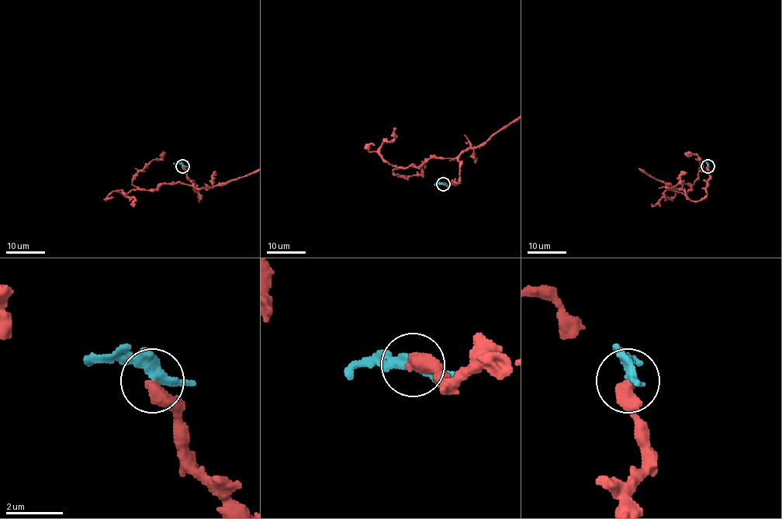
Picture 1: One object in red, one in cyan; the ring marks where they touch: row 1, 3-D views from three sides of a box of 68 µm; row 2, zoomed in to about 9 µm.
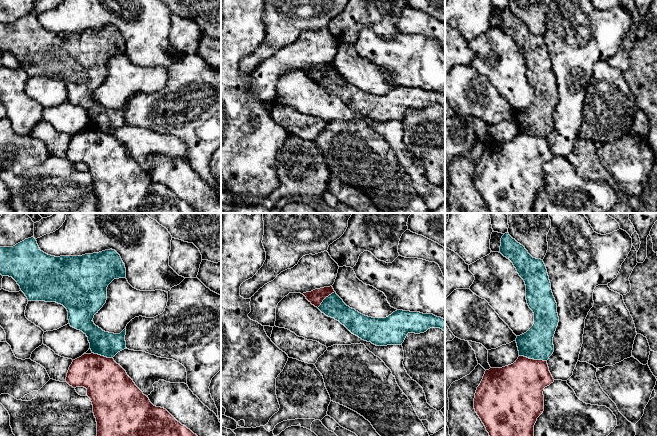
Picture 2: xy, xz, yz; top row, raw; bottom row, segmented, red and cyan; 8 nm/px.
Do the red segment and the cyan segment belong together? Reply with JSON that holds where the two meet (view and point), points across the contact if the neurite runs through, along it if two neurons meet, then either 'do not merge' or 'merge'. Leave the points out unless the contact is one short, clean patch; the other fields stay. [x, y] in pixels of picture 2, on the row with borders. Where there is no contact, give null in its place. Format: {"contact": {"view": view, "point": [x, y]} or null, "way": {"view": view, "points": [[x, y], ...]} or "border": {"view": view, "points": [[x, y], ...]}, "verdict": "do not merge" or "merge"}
{"contact": {"view": "yz", "point": [533, 359]}, "border": {"view": "yz", "points": [[519, 355], [546, 361]]}, "verdict": "do not merge"}

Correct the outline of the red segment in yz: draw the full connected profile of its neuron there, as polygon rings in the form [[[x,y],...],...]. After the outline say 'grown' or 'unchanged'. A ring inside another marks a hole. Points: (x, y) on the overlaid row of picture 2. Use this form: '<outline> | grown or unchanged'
[[[519,356],[511,365],[485,371],[474,398],[474,409],[490,437],[534,437],[534,425],[544,411],[544,388],[554,382],[547,361]]] | unchanged

